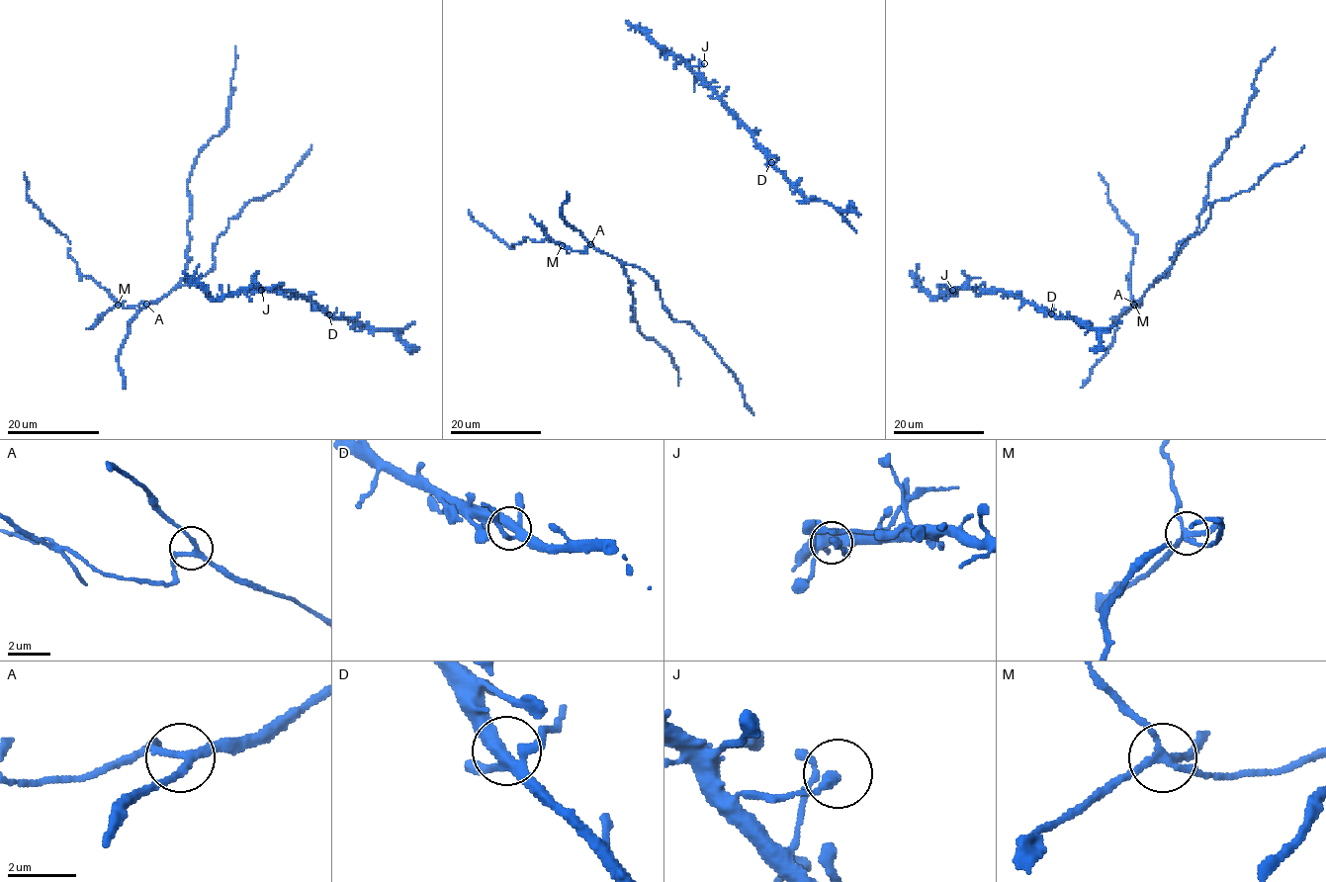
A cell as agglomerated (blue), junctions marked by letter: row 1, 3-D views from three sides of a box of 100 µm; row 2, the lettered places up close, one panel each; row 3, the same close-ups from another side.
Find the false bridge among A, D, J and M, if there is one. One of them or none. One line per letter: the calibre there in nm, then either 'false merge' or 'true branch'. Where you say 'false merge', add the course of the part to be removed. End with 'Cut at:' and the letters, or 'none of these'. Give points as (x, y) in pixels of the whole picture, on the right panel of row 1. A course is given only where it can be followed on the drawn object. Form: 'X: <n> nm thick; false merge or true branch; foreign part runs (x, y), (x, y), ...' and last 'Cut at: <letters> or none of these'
A: 200 nm thick; true branch
D: 340 nm thick; true branch
J: 180 nm thick; true branch
M: 200 nm thick; false merge; foreign part runs (1133, 305), (1110, 327), (1104, 327)
Cut at: M

